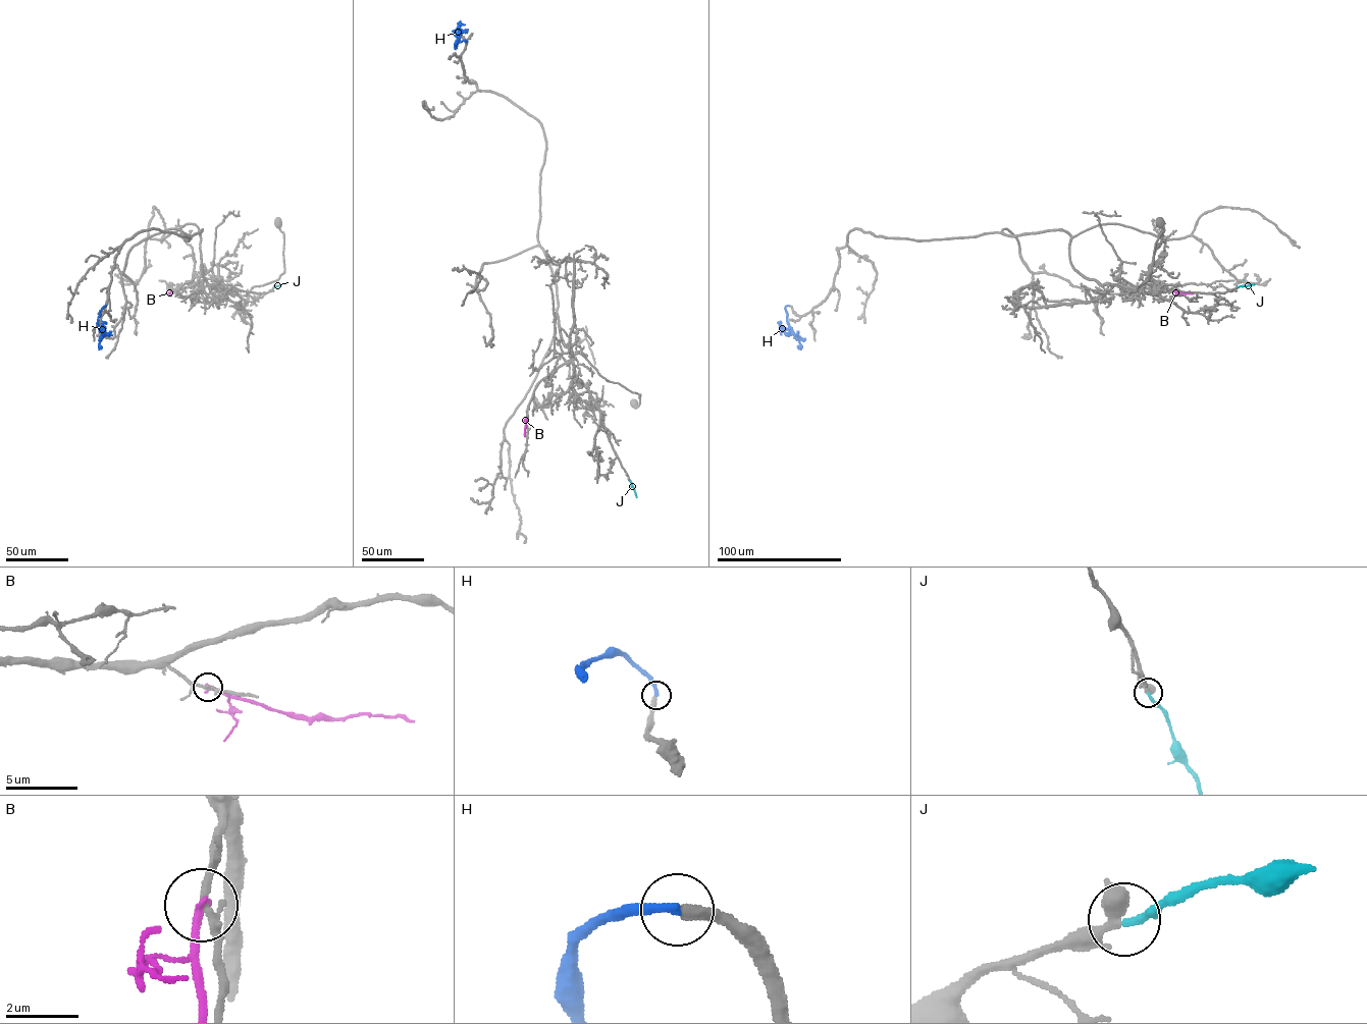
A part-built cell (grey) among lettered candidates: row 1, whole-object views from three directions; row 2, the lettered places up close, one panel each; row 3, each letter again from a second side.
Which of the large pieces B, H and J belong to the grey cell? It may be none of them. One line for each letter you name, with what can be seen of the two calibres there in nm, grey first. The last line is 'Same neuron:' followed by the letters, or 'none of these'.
J: 550 nm thick on the grey side, 220 nm on the other
Same neuron: J

